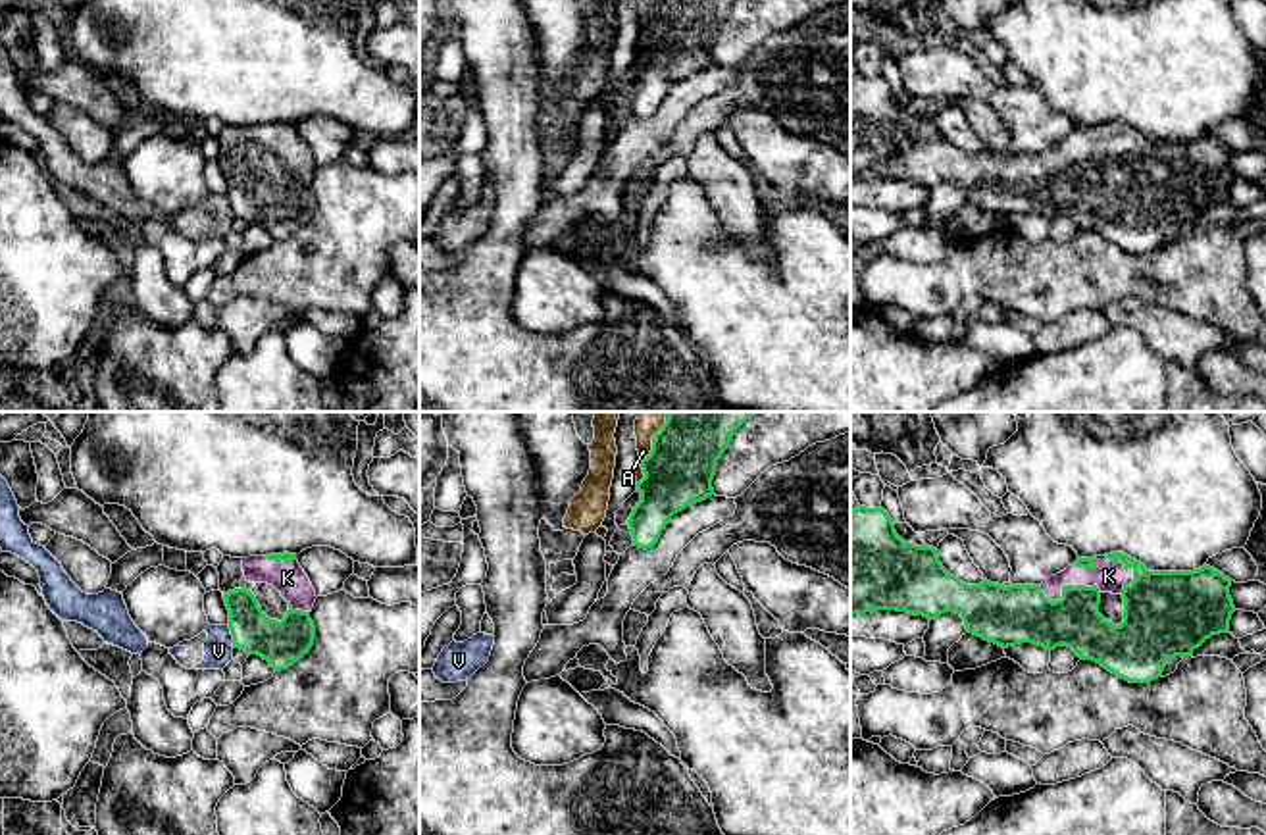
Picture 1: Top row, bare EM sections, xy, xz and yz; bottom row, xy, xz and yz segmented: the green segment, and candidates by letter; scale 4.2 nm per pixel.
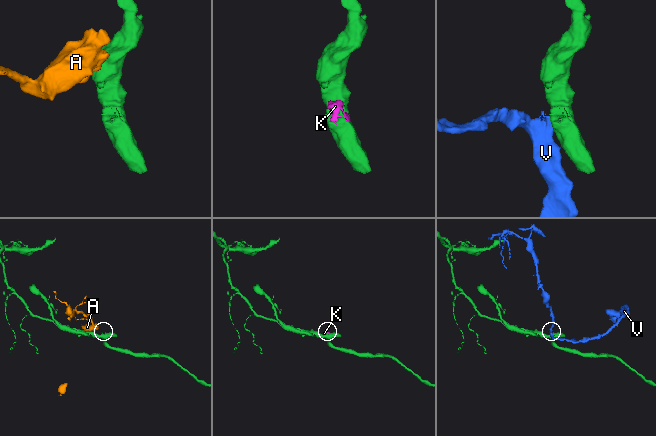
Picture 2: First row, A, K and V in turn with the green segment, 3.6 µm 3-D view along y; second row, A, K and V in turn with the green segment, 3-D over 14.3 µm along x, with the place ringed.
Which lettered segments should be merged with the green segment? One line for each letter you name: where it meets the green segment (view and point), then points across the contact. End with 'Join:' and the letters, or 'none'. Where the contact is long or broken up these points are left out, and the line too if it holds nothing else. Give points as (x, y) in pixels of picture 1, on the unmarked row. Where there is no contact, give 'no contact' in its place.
K: meets green in yz at (1064, 154)
Join: K

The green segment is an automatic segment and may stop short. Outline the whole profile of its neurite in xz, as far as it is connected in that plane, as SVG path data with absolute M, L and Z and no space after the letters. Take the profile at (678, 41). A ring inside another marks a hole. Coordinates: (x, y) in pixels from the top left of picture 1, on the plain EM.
M658 0L652 6L652 19L641 29L645 42L637 52L641 69L627 89L633 115L652 117L673 83L714 63L716 35L733 4L735 0Z

